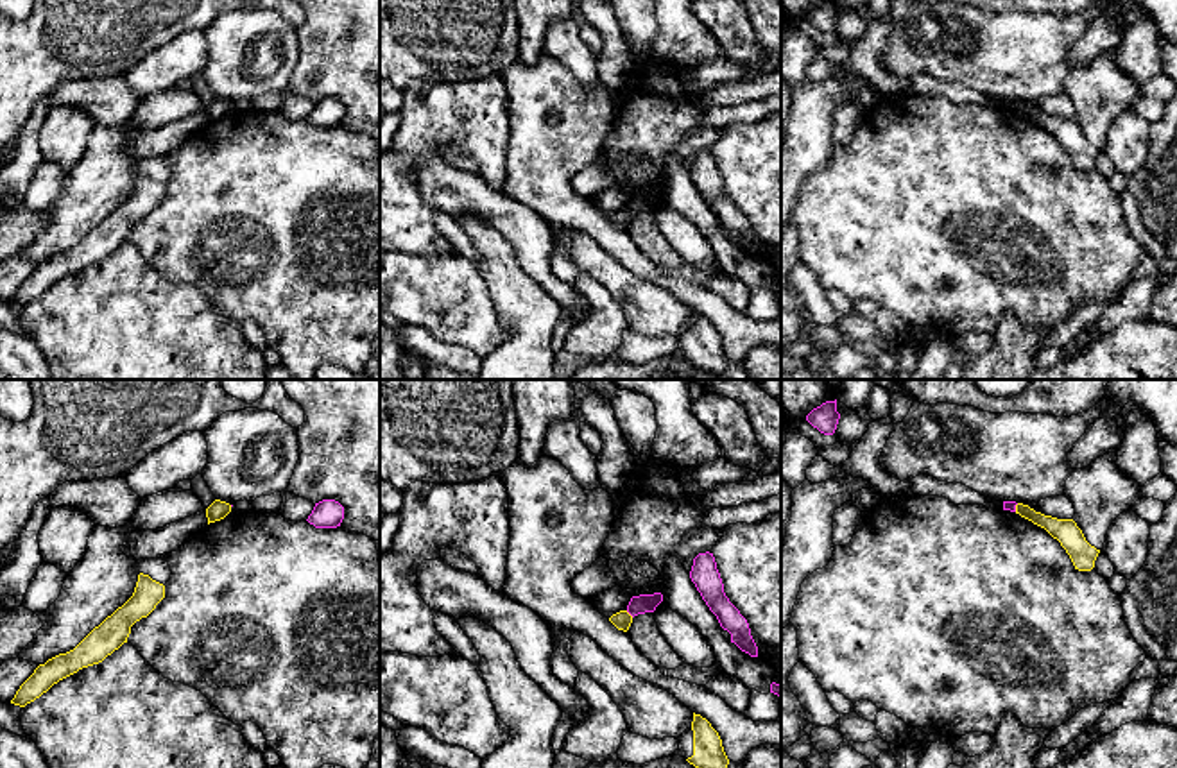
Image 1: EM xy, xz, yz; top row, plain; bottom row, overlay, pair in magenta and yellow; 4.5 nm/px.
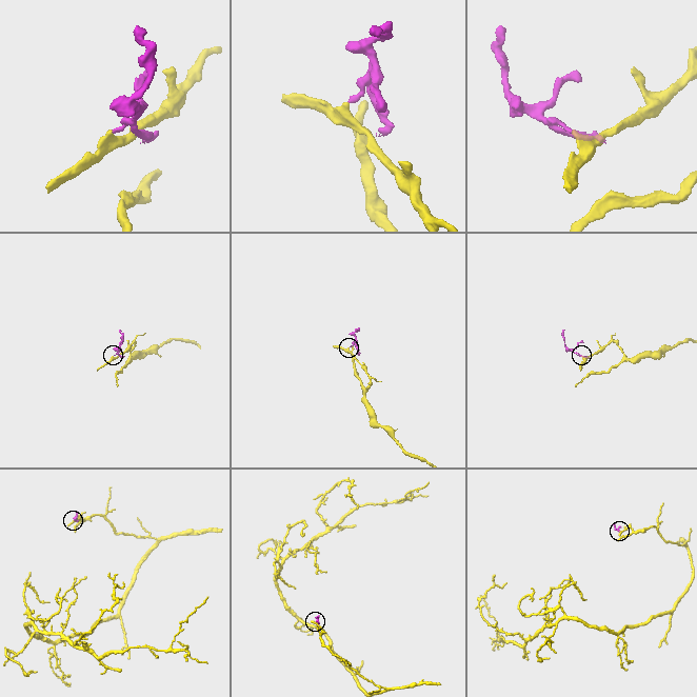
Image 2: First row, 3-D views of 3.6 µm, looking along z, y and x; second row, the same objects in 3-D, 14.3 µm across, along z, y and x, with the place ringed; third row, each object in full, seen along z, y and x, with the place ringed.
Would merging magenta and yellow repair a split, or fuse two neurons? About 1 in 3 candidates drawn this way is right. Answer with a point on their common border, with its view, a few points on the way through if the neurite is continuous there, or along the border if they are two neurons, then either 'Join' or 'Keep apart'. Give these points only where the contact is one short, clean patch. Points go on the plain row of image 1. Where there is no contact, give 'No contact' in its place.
Touches magenta at xz (629, 212). Boundary: xz (626, 210), (633, 215). Keep apart

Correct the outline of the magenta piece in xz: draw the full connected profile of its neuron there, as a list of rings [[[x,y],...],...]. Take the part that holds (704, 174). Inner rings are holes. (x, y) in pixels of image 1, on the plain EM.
[[[699,152],[693,158],[690,177],[709,209],[717,215],[720,226],[731,233],[731,242],[751,256],[758,256],[758,245],[751,235],[747,218],[724,192],[724,183],[713,152]]]

